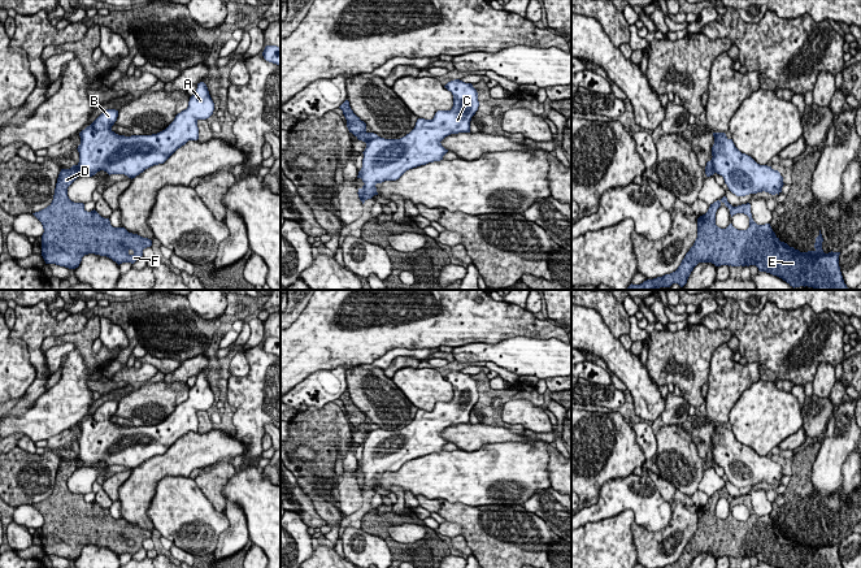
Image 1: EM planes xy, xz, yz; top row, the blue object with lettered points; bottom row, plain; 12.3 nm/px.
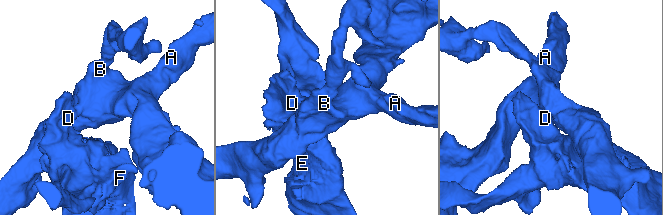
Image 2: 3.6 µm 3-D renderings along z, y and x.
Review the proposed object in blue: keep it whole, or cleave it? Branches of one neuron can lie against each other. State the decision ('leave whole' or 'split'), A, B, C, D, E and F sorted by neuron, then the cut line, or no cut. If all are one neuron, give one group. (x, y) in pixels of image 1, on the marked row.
split; A B C / D E F; cut in yz along (711, 160), (714, 172)

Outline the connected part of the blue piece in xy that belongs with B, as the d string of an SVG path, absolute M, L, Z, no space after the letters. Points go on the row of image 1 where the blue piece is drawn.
M204 82L197 83L188 107L178 113L162 131L152 135L118 135L112 130L118 110L104 110L90 126L79 133L78 168L84 177L104 170L135 178L145 169L164 164L188 140L199 139L199 120L213 114L214 103Z

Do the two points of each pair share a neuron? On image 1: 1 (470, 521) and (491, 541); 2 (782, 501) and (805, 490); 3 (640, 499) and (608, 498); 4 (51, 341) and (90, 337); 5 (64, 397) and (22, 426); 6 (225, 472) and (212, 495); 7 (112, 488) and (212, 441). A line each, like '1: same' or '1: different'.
1: same
2: same
3: same
4: same
5: same
6: same
7: different

